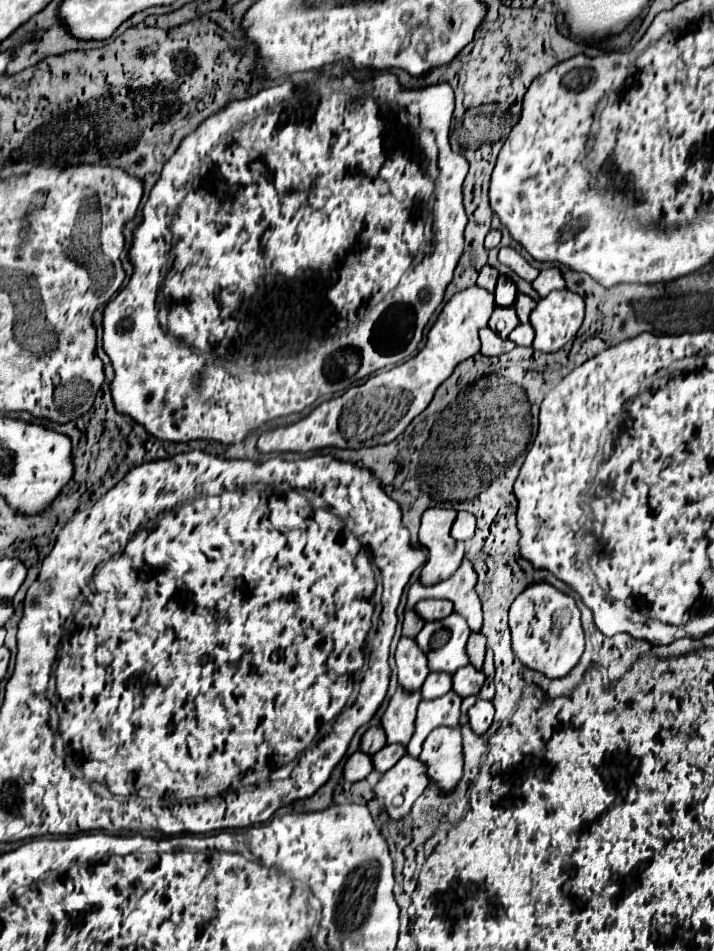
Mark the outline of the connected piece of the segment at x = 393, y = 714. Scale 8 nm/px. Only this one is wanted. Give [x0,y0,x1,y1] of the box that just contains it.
[380,687,420,745]

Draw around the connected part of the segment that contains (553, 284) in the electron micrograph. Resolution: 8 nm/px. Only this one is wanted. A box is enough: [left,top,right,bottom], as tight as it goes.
[532,267,564,299]

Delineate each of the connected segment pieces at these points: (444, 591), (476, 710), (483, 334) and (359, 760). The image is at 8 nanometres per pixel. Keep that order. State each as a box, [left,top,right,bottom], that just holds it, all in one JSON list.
[[406,559,482,633],[468,699,494,735],[480,327,516,357],[342,751,372,781]]

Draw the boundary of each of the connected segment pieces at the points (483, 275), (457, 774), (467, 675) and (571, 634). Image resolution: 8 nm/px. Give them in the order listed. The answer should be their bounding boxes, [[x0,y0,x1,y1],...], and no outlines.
[[478,265,500,293],[420,727,464,795],[452,665,484,699],[510,581,584,679]]

